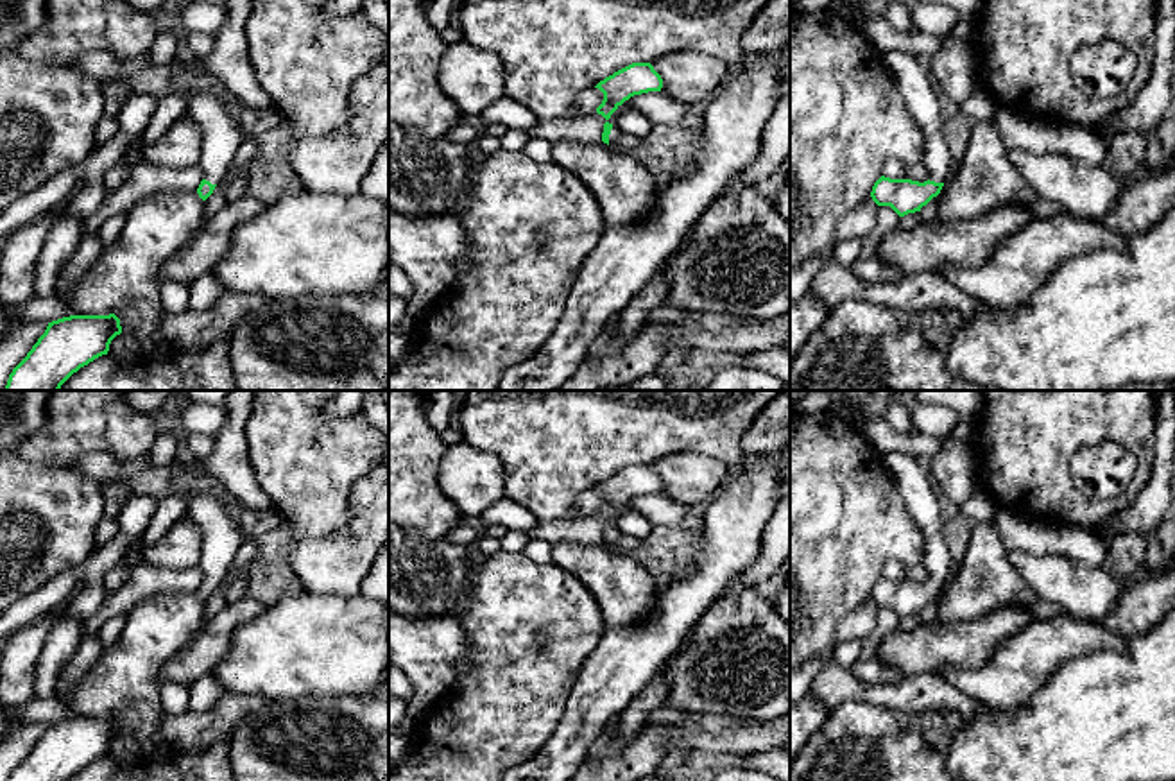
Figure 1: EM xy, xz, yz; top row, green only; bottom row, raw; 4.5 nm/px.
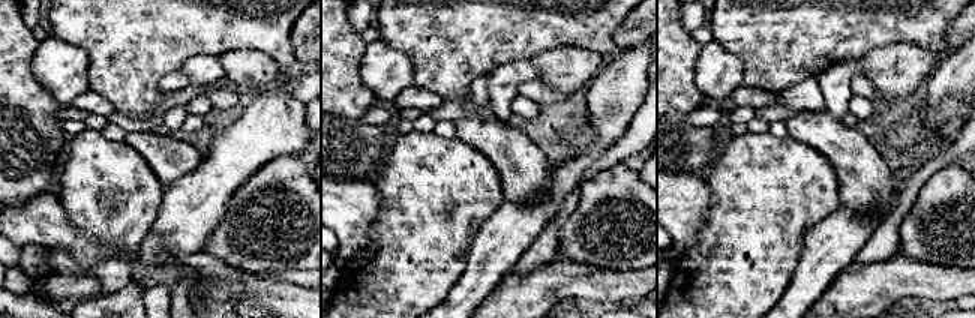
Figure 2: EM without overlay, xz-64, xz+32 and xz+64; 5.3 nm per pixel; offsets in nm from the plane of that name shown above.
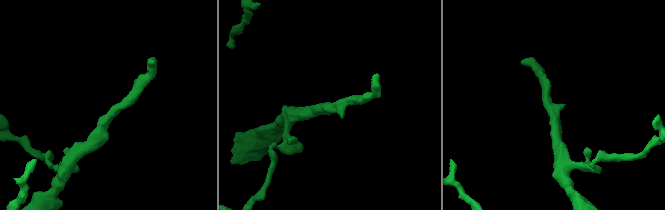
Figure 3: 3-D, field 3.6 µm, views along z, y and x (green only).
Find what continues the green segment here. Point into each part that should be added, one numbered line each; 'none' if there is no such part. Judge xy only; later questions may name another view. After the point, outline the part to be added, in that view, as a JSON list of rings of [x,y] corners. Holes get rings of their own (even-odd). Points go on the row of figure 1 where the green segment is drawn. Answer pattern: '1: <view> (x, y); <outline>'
1: xy (221, 135); [[[195,91],[186,111],[202,131],[202,149],[199,165],[204,179],[219,185],[245,140],[238,124],[224,109],[220,95],[213,91]]]

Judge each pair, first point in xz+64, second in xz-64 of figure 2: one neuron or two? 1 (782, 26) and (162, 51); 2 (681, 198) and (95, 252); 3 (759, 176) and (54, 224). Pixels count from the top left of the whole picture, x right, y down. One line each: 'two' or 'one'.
1: one
2: one
3: two

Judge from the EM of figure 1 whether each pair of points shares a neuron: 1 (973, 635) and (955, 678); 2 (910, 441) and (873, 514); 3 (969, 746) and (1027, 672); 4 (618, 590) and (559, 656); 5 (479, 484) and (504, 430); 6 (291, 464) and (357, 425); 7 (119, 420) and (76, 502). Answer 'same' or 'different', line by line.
1: different
2: different
3: different
4: different
5: different
6: same
7: different

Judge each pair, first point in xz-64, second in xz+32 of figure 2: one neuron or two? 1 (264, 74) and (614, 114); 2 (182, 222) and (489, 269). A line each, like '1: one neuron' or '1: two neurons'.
1: two neurons
2: one neuron

